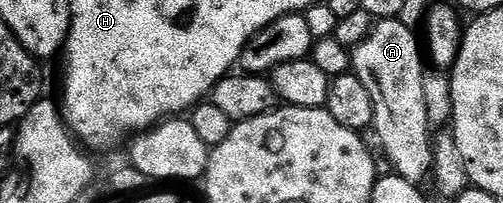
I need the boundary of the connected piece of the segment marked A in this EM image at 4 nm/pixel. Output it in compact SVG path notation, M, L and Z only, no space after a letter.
M381 16L373 22L368 34L352 47L351 70L363 80L371 92L372 129L389 157L398 178L421 184L433 169L433 144L427 102L423 96L423 80L427 69L421 63L421 46L410 27L397 16Z

